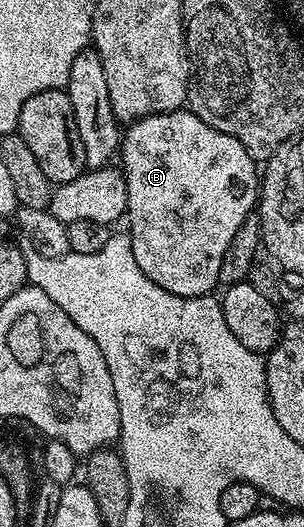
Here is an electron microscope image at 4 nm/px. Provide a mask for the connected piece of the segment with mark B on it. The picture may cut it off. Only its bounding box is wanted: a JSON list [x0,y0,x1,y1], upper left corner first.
[120,109,260,297]

